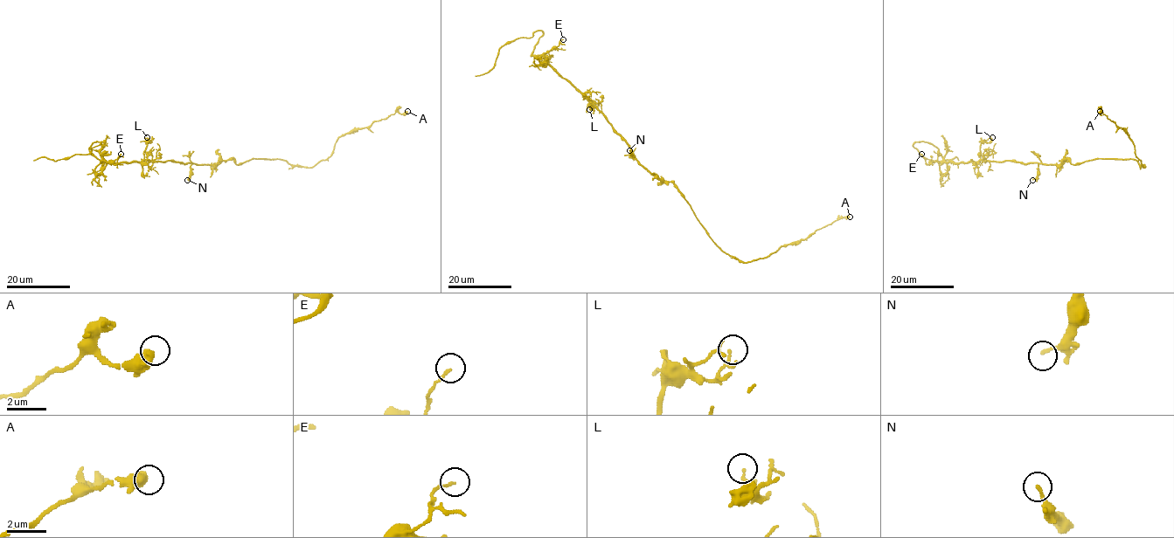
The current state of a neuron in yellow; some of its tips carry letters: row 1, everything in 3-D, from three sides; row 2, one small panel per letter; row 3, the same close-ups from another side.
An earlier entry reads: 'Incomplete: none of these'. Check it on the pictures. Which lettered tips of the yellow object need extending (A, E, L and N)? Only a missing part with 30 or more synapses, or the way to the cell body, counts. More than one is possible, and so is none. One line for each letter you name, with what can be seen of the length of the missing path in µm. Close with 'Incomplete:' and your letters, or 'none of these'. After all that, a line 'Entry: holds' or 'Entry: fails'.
Incomplete: none of these
Entry: holds

